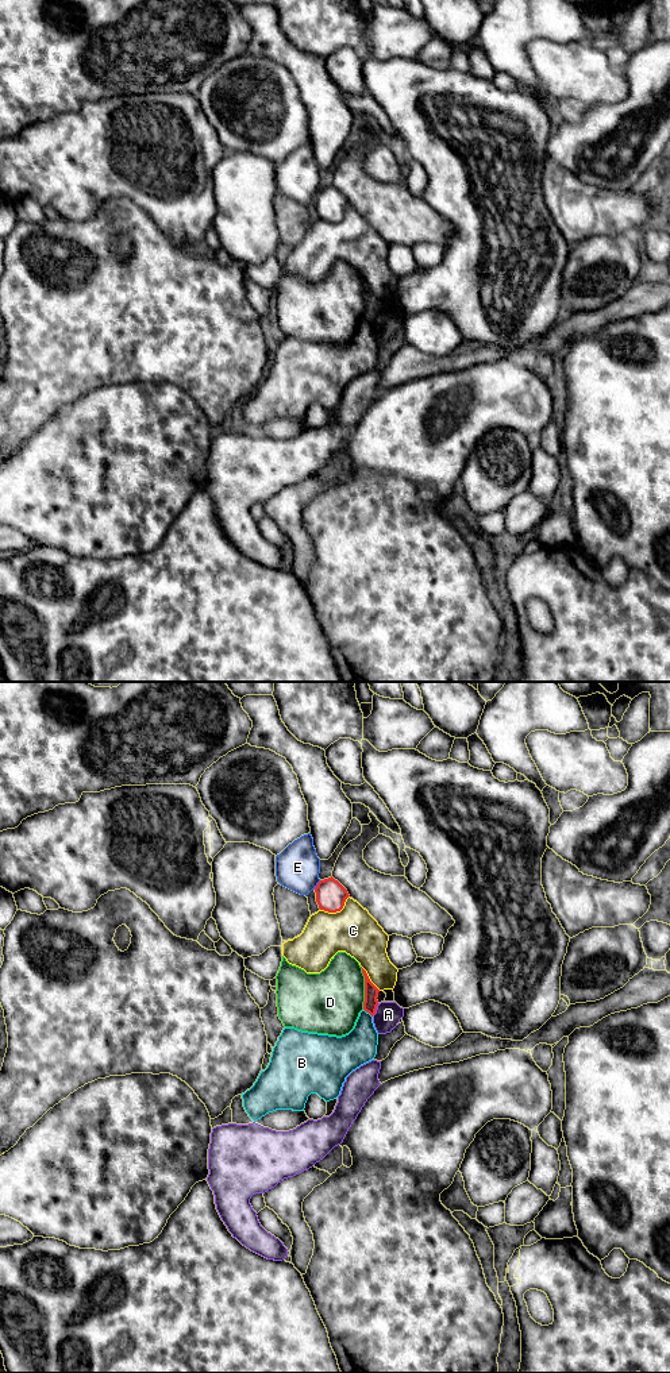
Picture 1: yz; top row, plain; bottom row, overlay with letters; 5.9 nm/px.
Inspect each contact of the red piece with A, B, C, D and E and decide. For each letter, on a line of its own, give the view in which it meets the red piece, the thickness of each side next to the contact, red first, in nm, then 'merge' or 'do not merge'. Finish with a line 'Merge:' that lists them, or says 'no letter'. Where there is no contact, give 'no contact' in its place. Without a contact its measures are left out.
A: contact in yz; calibres 90 and 160 nm; do not merge
B: contact in yz; calibres 90 and 200 nm; do not merge
C: contact in yz; calibres 180 and 280 nm; do not merge
D: contact in yz; calibres 90 and 380 nm; do not merge
E: contact in yz; calibres 180 and 260 nm; do not merge
Merge: no letter

